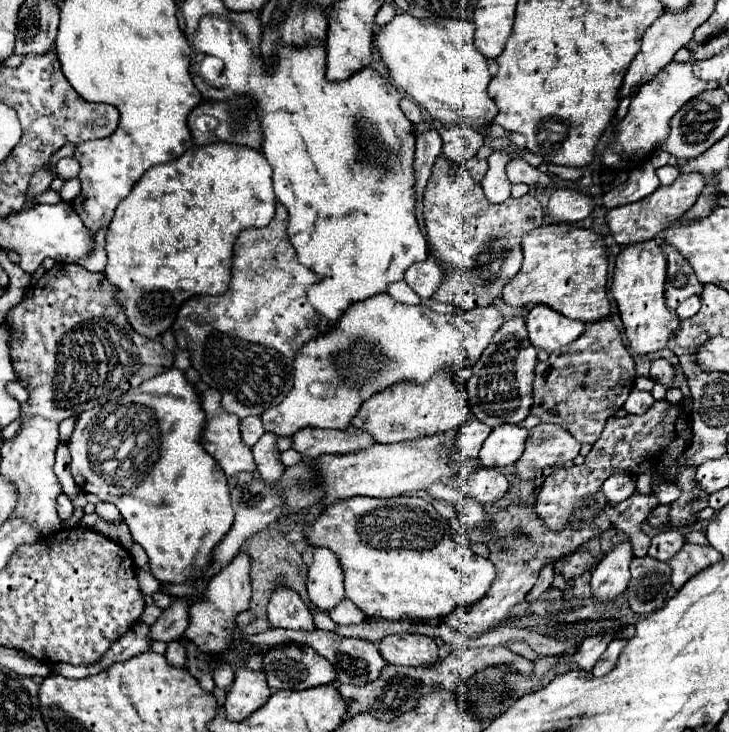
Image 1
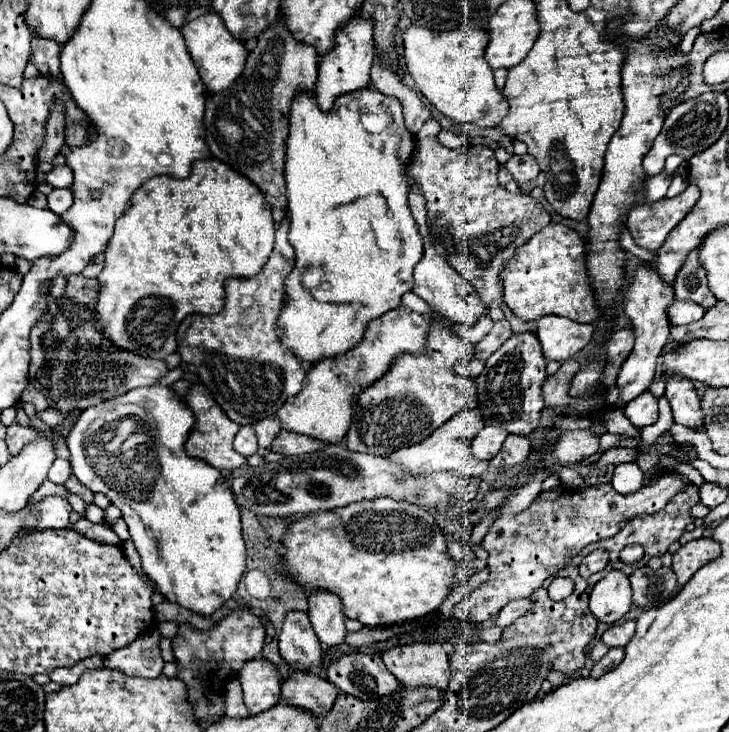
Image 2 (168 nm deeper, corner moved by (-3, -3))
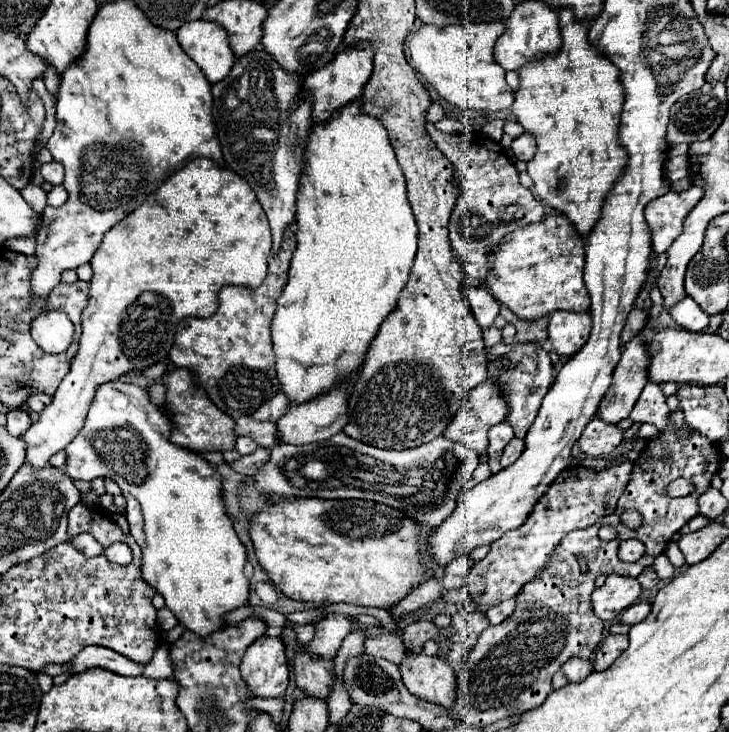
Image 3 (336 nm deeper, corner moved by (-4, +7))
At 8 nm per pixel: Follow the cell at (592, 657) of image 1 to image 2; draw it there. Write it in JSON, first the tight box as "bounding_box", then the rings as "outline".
{"bounding_box":[600,621,636,647],"outline":[[[624,621],[624,623],[618,623],[610,629],[606,629],[600,639],[608,647],[626,647],[630,643],[630,639],[634,637],[634,633],[636,633],[636,621]]]}

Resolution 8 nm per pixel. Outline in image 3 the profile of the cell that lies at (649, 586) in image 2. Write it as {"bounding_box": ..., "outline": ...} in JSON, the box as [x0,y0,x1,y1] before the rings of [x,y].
{"bounding_box":[637,567,661,589],"outline":[[[649,567],[649,569],[645,569],[639,577],[637,577],[637,581],[641,583],[641,587],[643,589],[655,589],[659,583],[661,583],[661,579],[657,577],[657,573]]]}

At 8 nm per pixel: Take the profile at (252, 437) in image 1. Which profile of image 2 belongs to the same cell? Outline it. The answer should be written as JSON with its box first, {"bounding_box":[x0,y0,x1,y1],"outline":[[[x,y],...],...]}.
{"bounding_box":[234,427,258,457],"outline":[[[242,427],[234,439],[234,449],[244,455],[244,457],[250,457],[258,451],[258,443],[256,443],[256,435],[252,431],[252,427]]]}

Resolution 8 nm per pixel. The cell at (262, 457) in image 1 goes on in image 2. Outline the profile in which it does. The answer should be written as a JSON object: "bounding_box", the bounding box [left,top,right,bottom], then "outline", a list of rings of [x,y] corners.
{"bounding_box":[254,417,280,455],"outline":[[[268,417],[268,419],[260,419],[256,421],[254,425],[254,433],[258,437],[258,443],[260,443],[260,449],[258,449],[258,455],[266,455],[270,453],[270,443],[272,439],[280,433],[280,421],[276,417]]]}

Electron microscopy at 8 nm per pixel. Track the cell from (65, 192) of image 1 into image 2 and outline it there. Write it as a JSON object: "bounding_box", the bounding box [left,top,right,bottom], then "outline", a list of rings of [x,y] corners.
{"bounding_box":[48,189,72,215],"outline":[[[52,189],[48,195],[48,209],[56,215],[62,215],[72,205],[72,191],[68,189]]]}

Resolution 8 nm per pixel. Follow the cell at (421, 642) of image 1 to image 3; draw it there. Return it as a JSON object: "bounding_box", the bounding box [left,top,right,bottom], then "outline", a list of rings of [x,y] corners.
{"bounding_box":[399,653,457,707],"outline":[[[409,653],[409,655],[403,657],[403,661],[399,665],[399,671],[403,675],[405,687],[413,695],[417,695],[421,699],[427,699],[427,701],[433,701],[441,707],[451,707],[453,705],[453,701],[457,697],[457,681],[455,681],[451,665],[443,657],[439,657],[439,655],[429,657],[429,655],[423,655],[423,653]]]}

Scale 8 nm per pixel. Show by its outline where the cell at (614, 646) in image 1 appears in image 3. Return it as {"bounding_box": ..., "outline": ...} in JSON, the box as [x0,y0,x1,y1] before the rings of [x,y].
{"bounding_box":[595,635,627,671],"outline":[[[607,635],[595,655],[595,671],[605,671],[627,649],[627,635]]]}

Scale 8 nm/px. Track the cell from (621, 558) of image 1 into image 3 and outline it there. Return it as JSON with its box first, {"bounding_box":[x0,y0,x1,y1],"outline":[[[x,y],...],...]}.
{"bounding_box":[591,573,642,621],"outline":[[[611,573],[603,587],[597,587],[591,593],[591,603],[595,609],[595,615],[601,621],[613,621],[621,615],[623,609],[635,603],[635,599],[641,595],[642,588],[637,579],[633,577],[621,577],[617,573]]]}

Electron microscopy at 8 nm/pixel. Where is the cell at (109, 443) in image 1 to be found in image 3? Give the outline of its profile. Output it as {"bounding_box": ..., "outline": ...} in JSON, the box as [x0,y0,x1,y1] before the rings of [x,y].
{"bounding_box":[65,381,249,637],"outline":[[[109,381],[101,385],[89,407],[83,429],[65,447],[65,453],[65,473],[71,479],[93,481],[93,463],[105,463],[109,465],[111,479],[121,487],[123,495],[133,495],[125,497],[125,517],[129,521],[131,535],[141,549],[145,549],[147,541],[141,565],[143,579],[163,595],[165,605],[177,615],[181,625],[201,637],[207,637],[223,625],[221,617],[227,611],[247,603],[249,581],[243,575],[247,553],[245,545],[241,545],[233,529],[233,523],[229,521],[221,493],[221,475],[217,475],[217,471],[198,452],[187,451],[169,443],[169,419],[165,417],[165,409],[149,399],[147,389],[123,381]]]}

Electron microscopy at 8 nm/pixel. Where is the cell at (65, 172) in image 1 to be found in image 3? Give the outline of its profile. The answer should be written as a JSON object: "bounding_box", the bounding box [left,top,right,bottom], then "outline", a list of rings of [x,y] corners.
{"bounding_box":[41,161,63,185],"outline":[[[51,161],[51,163],[43,163],[41,165],[41,175],[45,181],[49,181],[51,185],[61,185],[63,183],[63,169],[59,161]]]}

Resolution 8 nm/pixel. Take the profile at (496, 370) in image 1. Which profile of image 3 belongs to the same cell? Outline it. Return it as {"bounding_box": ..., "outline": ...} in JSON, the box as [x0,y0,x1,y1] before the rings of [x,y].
{"bounding_box":[489,343,553,439],"outline":[[[513,343],[509,353],[497,357],[495,361],[489,361],[489,371],[493,373],[499,393],[509,407],[505,421],[515,429],[515,437],[523,439],[533,419],[537,417],[537,411],[545,393],[553,383],[553,365],[551,365],[549,353],[537,343]]]}

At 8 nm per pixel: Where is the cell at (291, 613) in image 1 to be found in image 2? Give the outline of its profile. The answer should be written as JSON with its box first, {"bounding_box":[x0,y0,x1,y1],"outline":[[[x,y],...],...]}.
{"bounding_box":[278,611,322,671],"outline":[[[294,611],[286,615],[278,643],[280,655],[292,667],[292,671],[310,671],[322,667],[320,641],[312,631],[306,613]]]}

